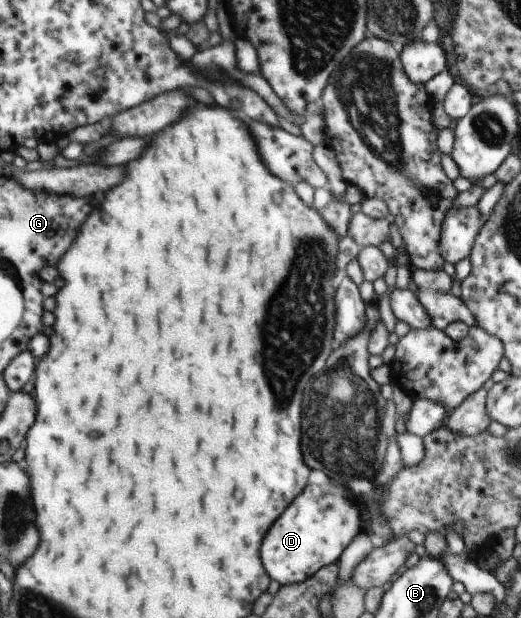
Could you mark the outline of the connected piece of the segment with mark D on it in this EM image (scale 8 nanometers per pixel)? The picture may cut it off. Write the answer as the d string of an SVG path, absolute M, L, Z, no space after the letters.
M317 473L317 481L305 487L263 539L261 563L267 575L280 585L289 585L308 580L321 568L338 565L337 561L349 553L349 545L353 545L361 533L366 533L366 516L367 505L349 485L335 483L328 474Z

